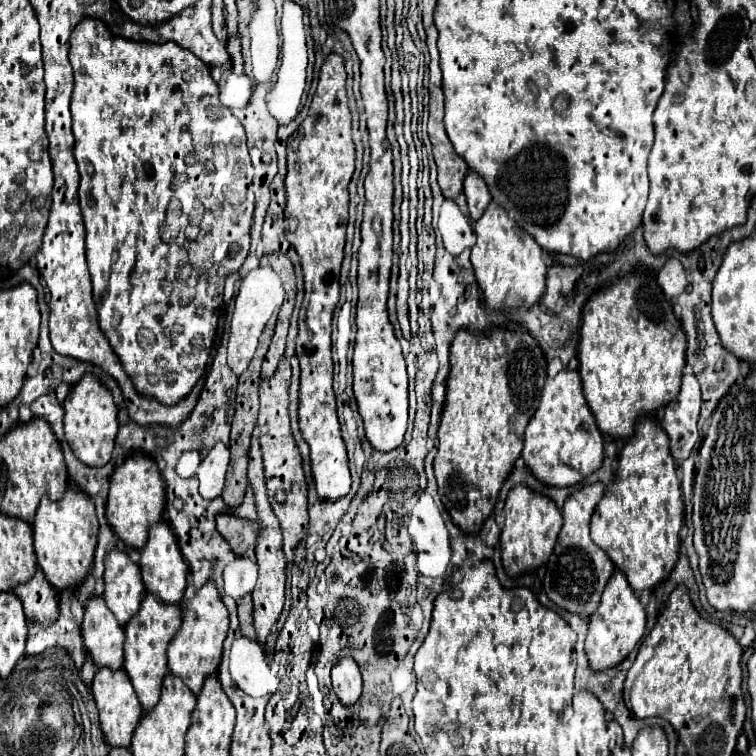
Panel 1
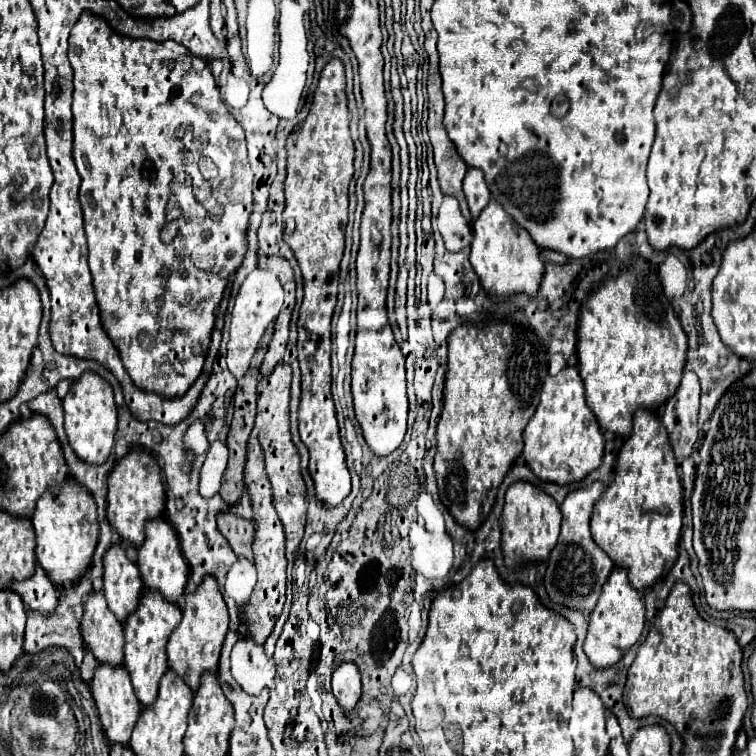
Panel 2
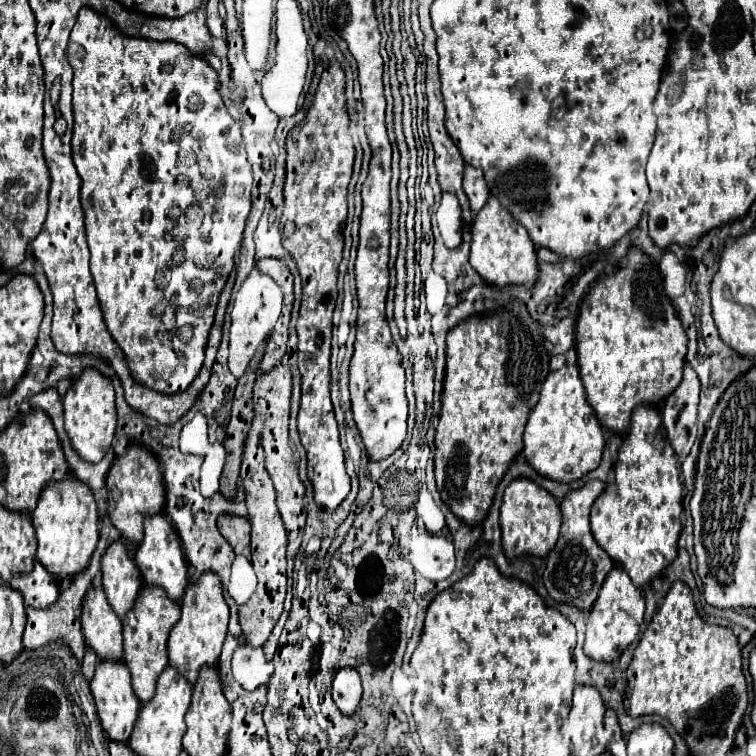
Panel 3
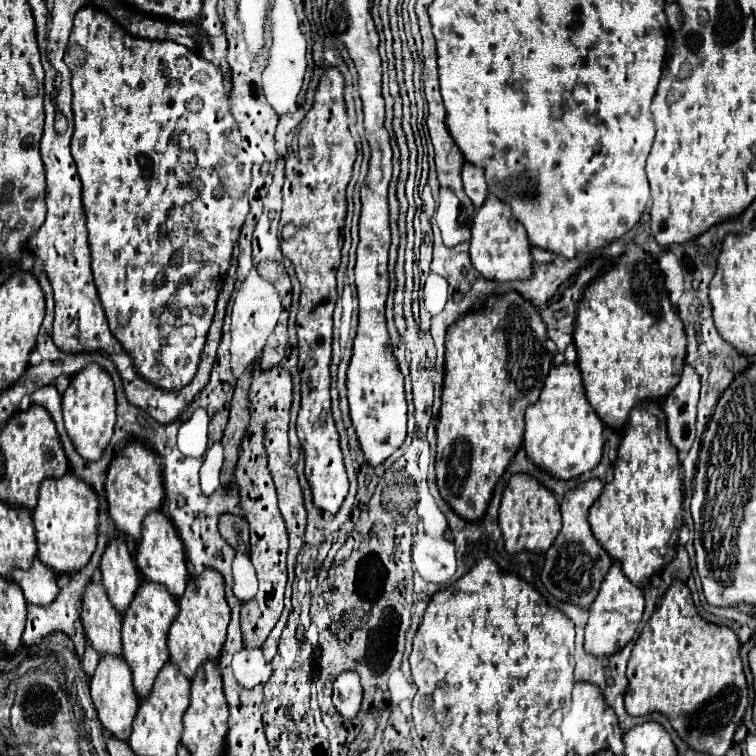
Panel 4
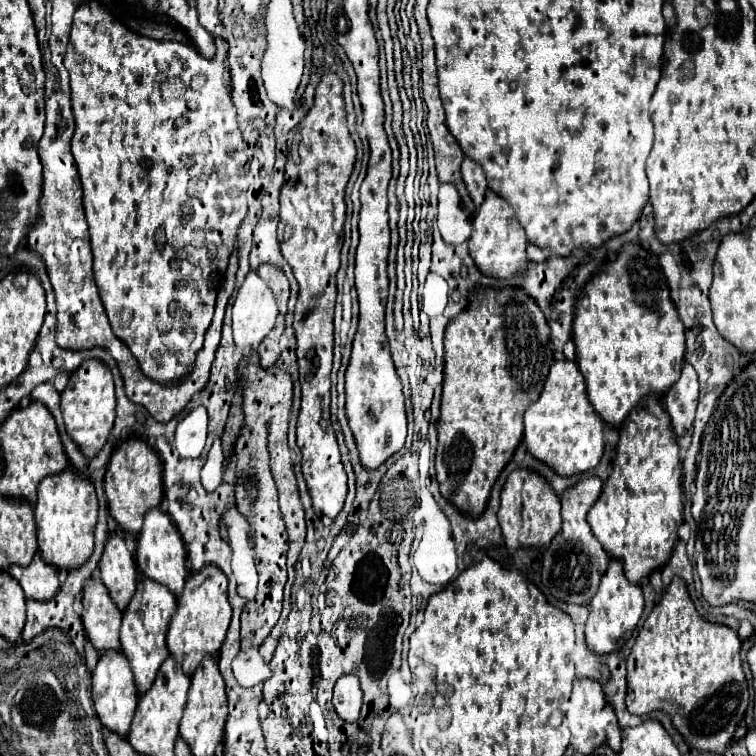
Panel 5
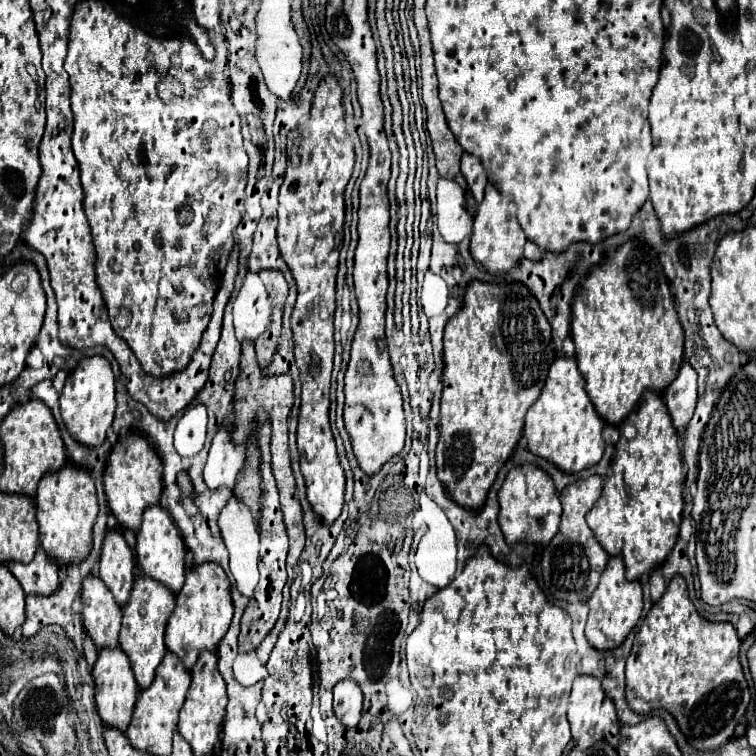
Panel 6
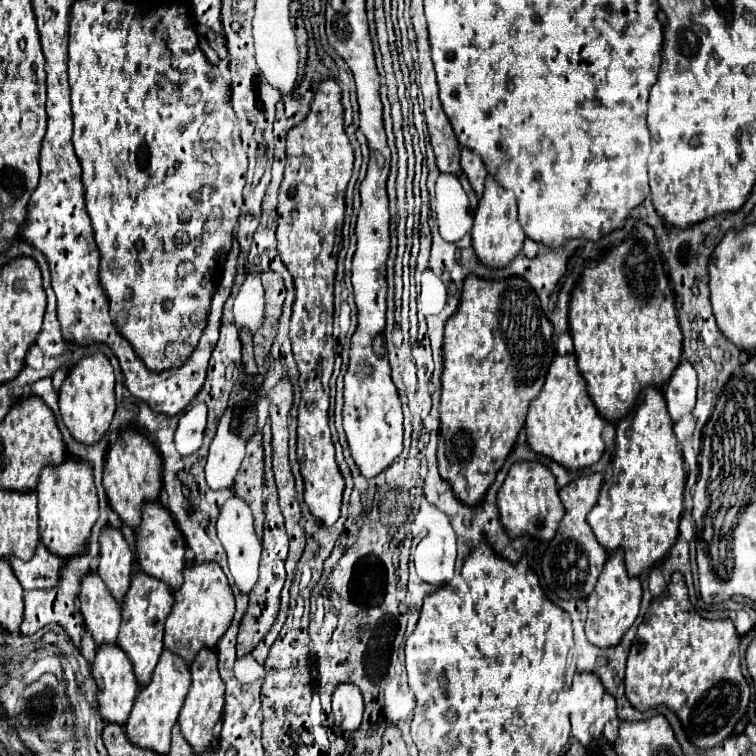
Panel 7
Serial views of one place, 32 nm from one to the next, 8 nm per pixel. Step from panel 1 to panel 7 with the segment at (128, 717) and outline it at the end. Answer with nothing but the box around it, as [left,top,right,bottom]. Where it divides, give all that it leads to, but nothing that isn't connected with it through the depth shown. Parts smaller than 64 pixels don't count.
[92,644,138,724]

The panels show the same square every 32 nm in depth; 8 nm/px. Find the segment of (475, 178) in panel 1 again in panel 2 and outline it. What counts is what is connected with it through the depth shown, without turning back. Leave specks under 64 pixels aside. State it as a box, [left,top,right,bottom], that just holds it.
[464,168,490,218]

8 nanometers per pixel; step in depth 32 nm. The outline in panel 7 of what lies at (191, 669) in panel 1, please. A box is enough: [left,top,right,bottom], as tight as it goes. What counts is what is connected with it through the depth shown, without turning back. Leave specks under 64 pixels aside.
[164,562,234,664]

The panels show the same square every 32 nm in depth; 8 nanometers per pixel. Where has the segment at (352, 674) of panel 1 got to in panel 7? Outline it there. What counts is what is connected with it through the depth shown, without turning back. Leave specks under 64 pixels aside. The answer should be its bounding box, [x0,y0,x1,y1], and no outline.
[332,684,364,732]

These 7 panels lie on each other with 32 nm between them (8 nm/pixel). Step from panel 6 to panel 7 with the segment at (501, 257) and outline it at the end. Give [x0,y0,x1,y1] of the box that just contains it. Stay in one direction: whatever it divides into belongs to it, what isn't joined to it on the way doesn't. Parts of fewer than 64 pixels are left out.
[470,174,526,266]

